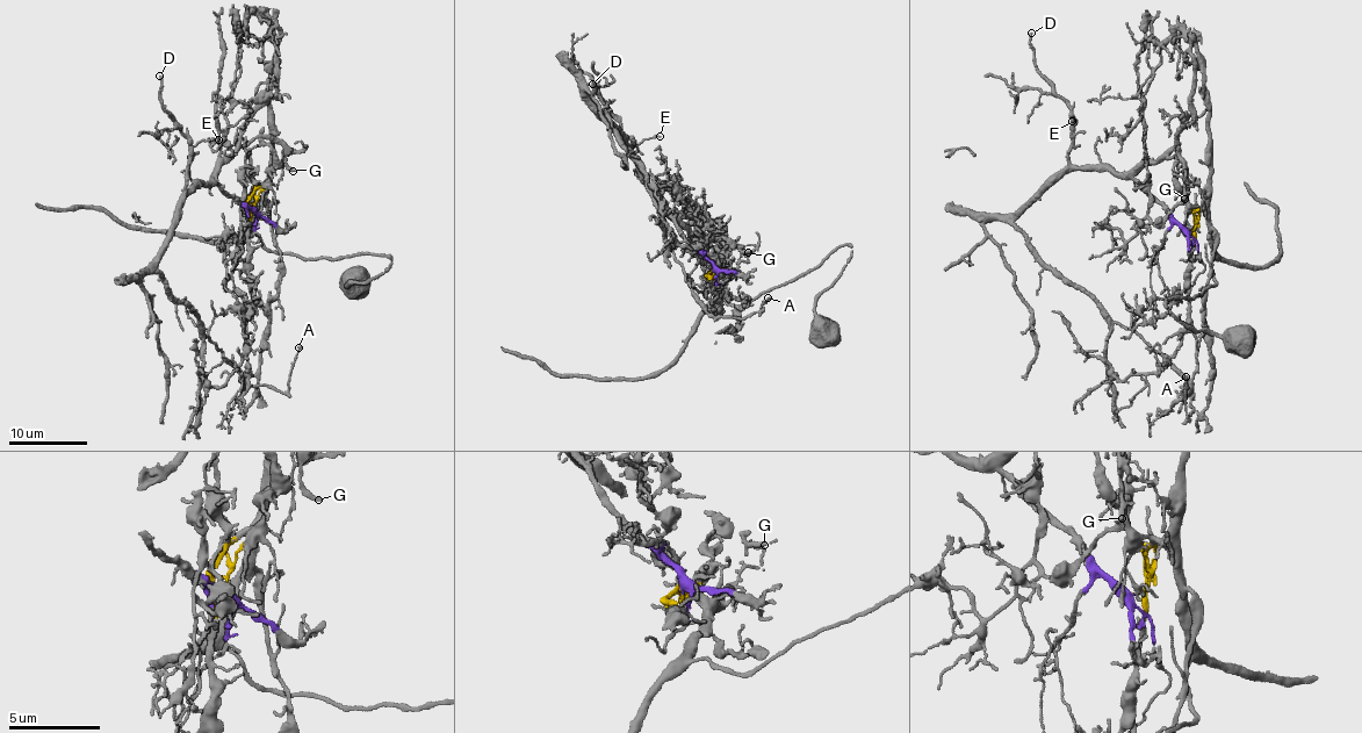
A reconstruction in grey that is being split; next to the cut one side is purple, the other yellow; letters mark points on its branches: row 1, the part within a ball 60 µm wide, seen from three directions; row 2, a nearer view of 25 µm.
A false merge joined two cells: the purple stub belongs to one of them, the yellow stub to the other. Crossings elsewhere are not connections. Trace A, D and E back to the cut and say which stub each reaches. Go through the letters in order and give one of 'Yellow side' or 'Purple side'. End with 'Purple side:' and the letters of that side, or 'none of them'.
A: Purple side
D: Purple side
E: Purple side
Purple side: A, D, E

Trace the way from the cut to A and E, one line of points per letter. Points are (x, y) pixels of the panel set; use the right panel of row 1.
A: (1190, 231), (1132, 179), (1075, 167), (1014, 227), (1114, 322), (1162, 352), (1189, 385), (1187, 418), (1186, 376)
E: (1190, 231), (1184, 231), (1132, 179), (1069, 163), (1067, 150), (1076, 123), (1073, 117), (1072, 122)

